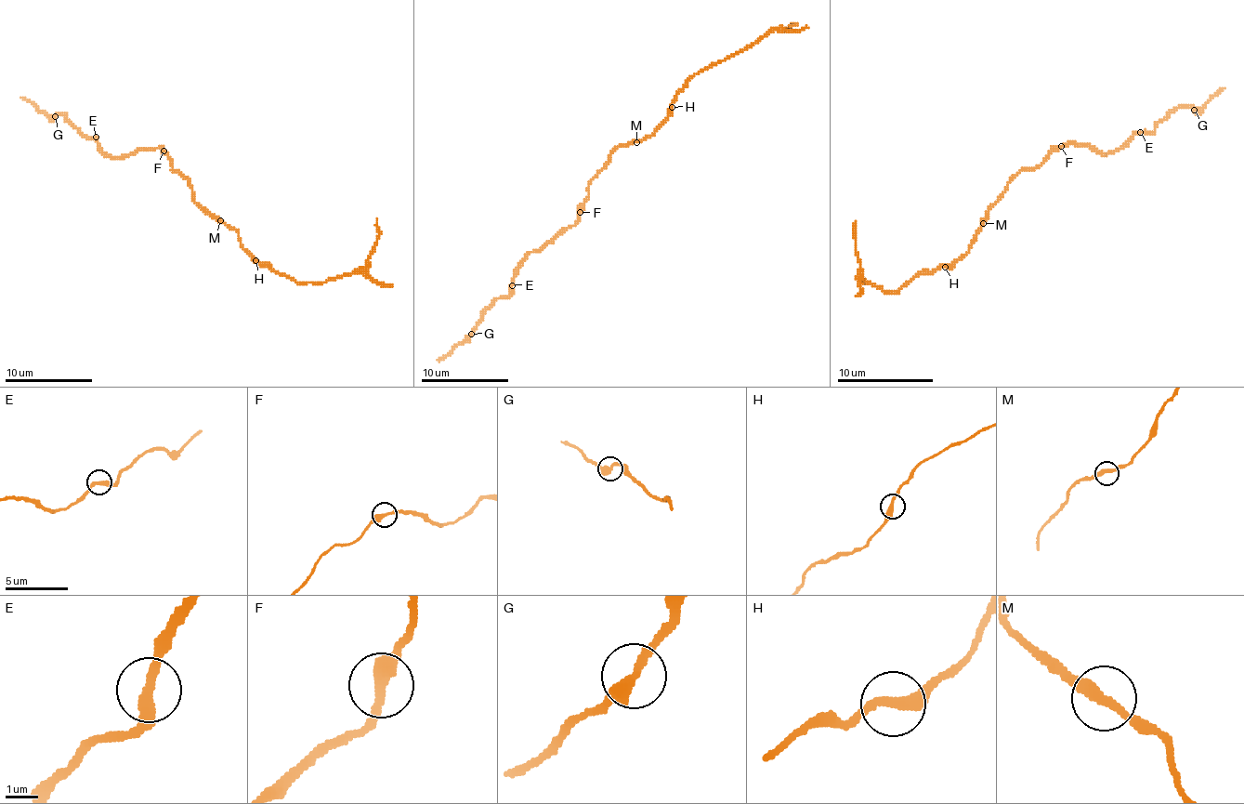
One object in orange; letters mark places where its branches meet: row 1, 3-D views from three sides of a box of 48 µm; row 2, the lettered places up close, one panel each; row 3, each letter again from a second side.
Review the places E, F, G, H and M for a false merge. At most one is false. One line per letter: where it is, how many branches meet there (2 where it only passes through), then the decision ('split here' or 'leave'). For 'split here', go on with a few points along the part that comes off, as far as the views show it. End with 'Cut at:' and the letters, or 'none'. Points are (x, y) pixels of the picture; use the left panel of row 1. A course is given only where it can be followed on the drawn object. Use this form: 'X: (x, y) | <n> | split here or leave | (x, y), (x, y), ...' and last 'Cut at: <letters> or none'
E: (96, 137) | 2 | leave
F: (163, 151) | 2 | leave
G: (55, 116) | 2 | leave
H: (255, 260) | 2 | leave
M: (220, 220) | 2 | leave
Cut at: none

